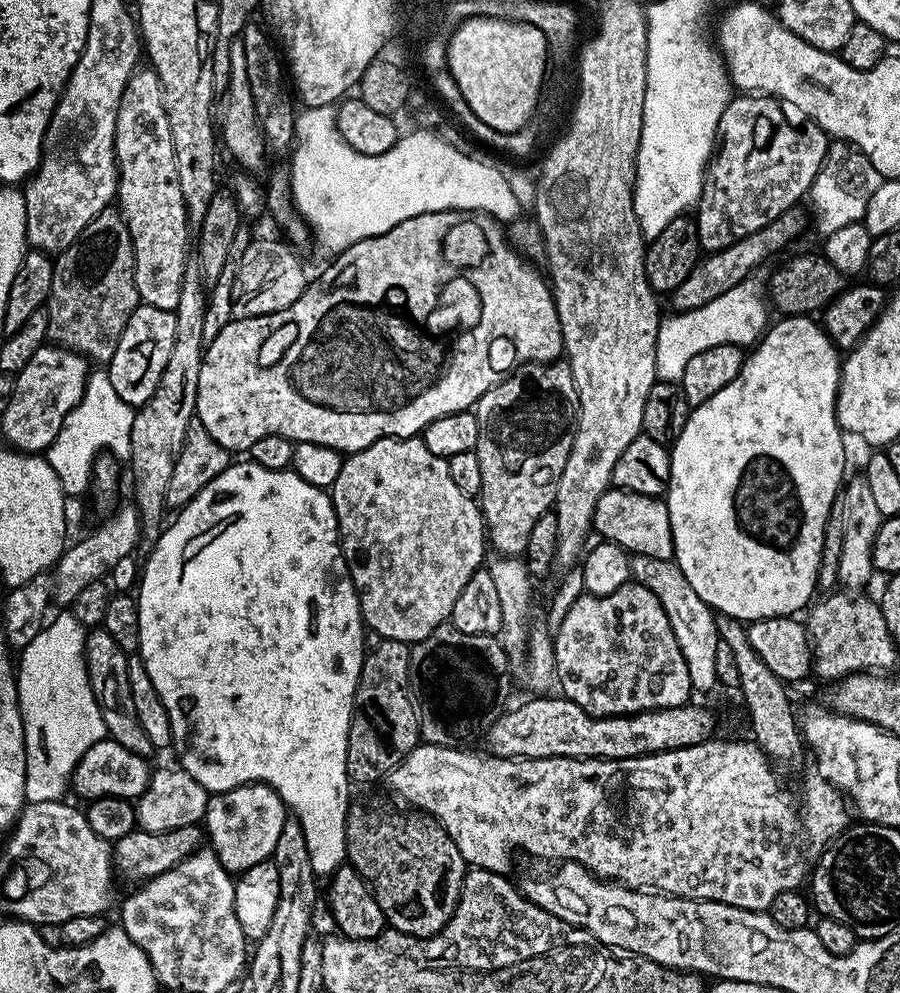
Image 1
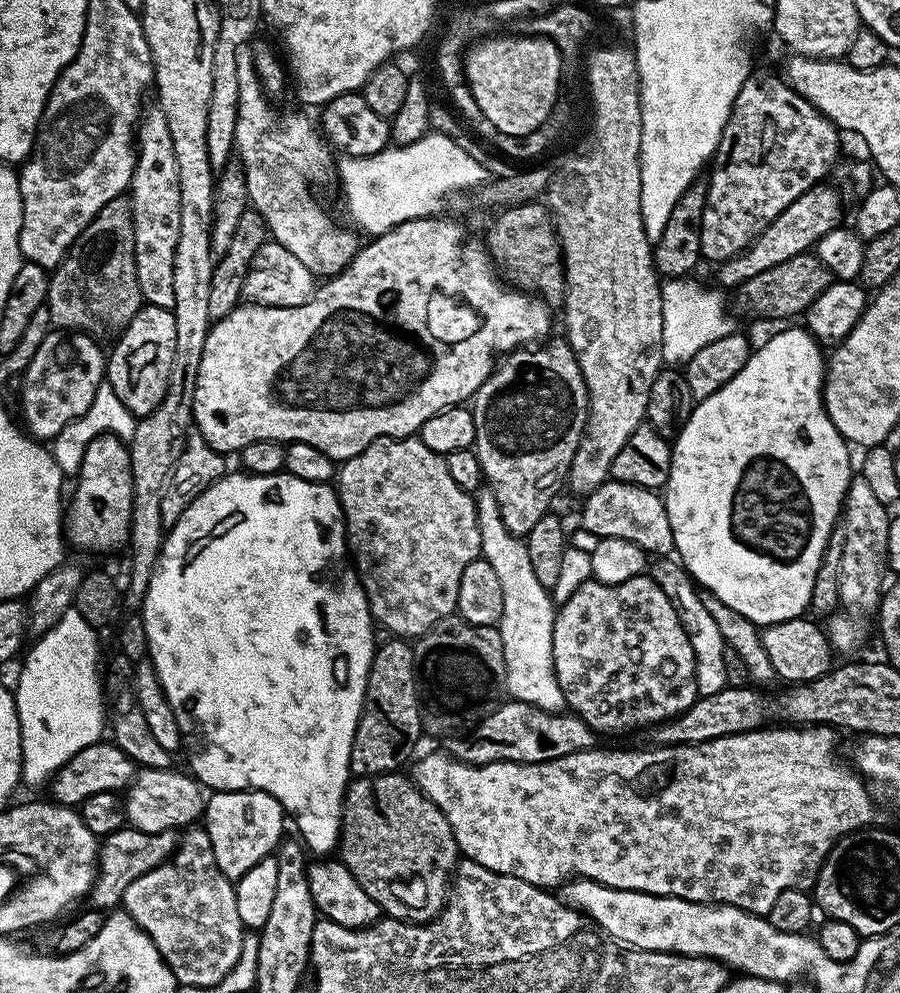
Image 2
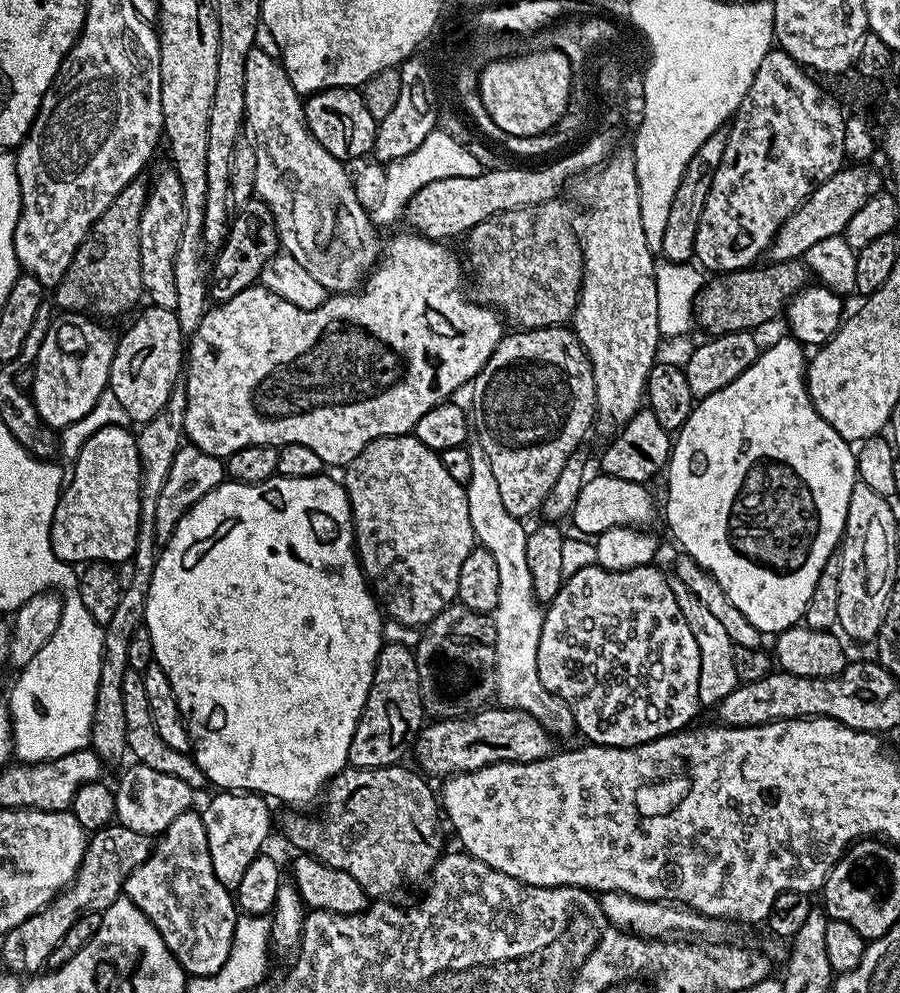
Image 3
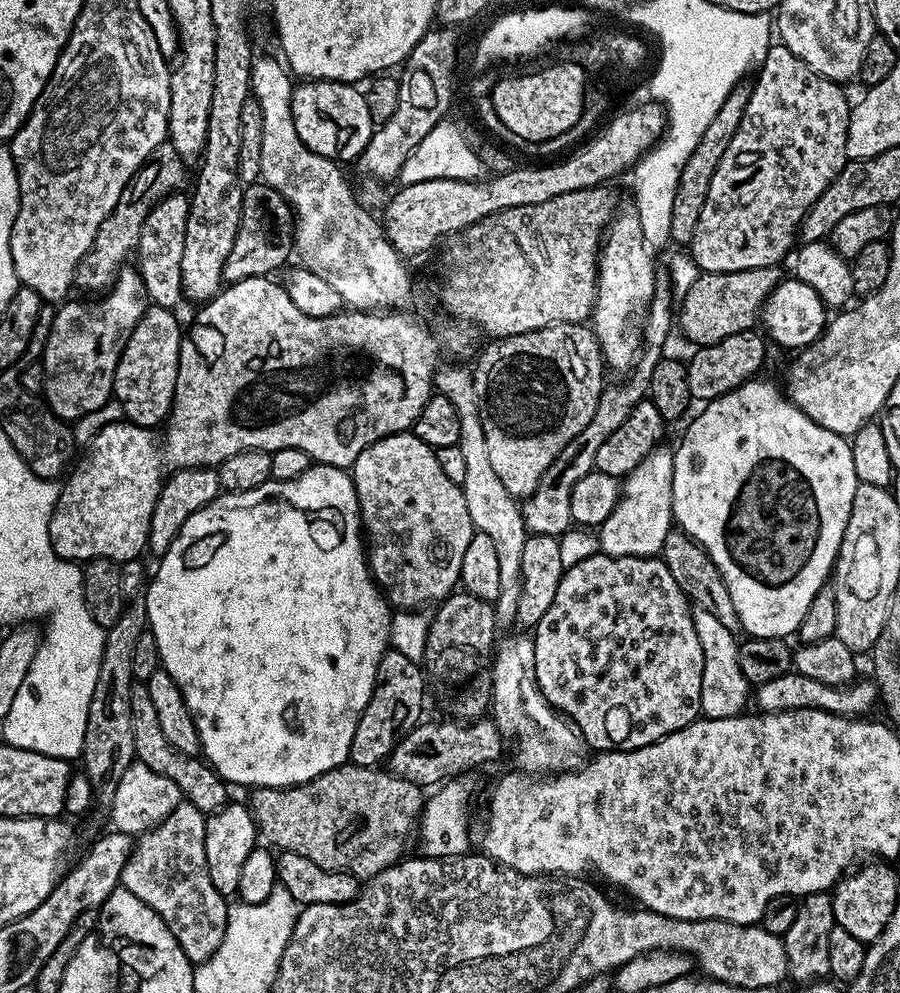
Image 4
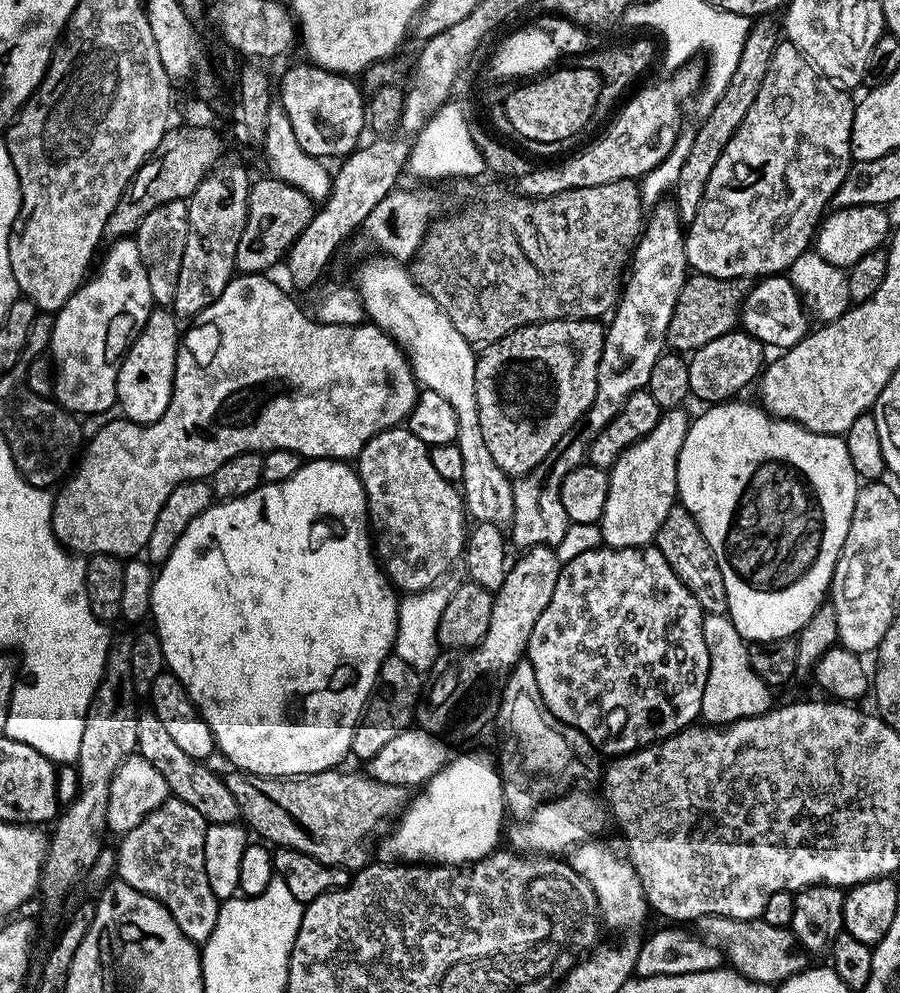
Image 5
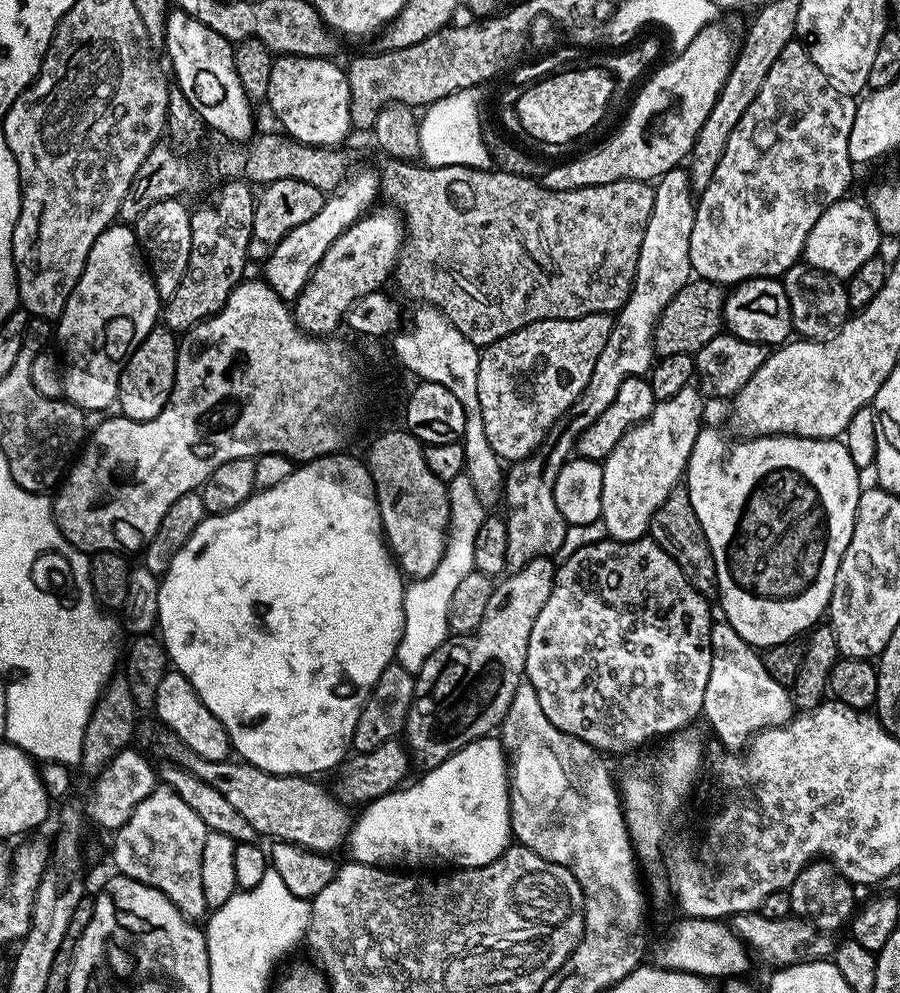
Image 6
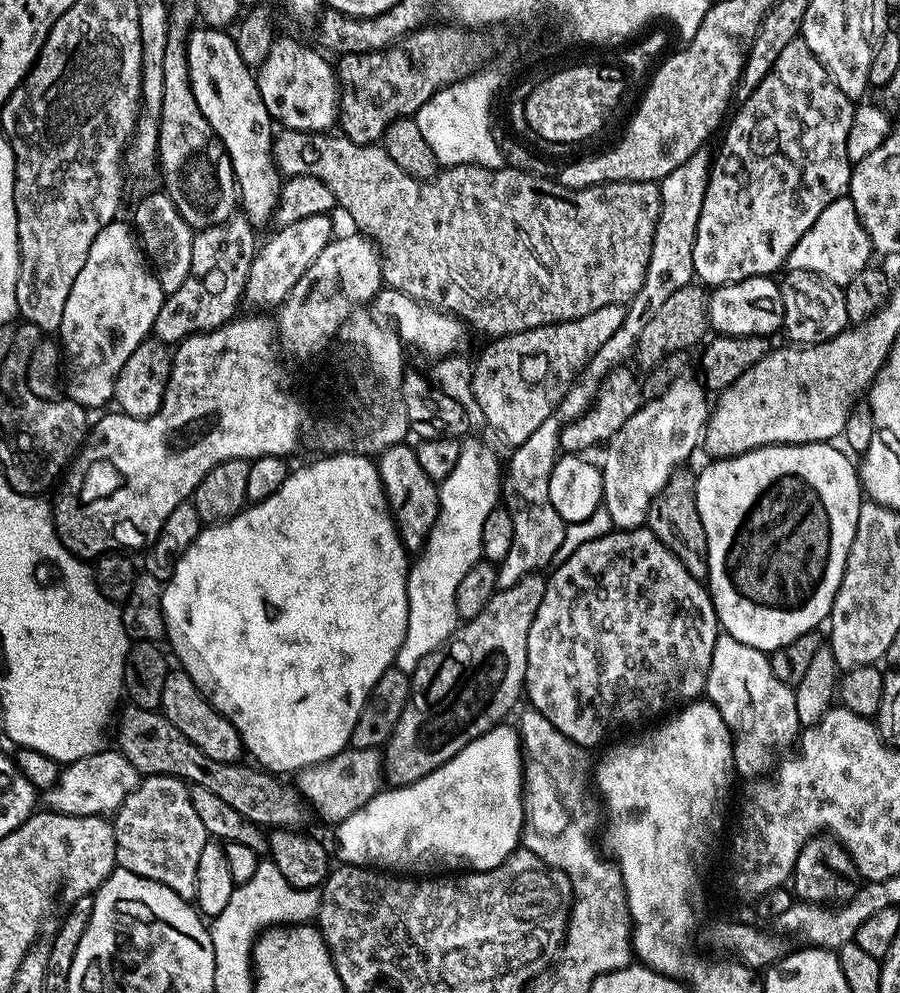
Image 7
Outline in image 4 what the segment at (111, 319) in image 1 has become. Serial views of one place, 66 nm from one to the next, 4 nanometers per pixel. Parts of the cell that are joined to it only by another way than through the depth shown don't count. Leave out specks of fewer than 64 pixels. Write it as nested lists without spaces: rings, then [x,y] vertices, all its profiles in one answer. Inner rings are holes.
[[[171,142],[158,145],[149,154],[148,161],[132,175],[132,181],[126,186],[126,190],[122,190],[114,210],[110,210],[102,226],[98,226],[98,234],[94,234],[90,250],[86,250],[86,254],[78,262],[74,281],[77,289],[100,294],[112,287],[121,268],[129,263],[128,255],[131,257],[135,253],[142,226],[150,210],[154,210],[154,206],[161,204],[167,196],[183,189],[180,187],[184,184],[184,168],[186,162],[180,157],[178,150],[174,150]]]

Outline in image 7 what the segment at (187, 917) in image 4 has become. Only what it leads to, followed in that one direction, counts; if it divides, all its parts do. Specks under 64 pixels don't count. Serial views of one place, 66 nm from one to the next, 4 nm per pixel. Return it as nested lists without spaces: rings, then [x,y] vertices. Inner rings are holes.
[[[146,776],[141,779],[133,792],[122,802],[122,806],[114,813],[116,829],[116,863],[121,868],[130,870],[142,878],[150,878],[162,886],[170,886],[174,894],[184,900],[195,901],[196,883],[198,882],[198,858],[202,854],[202,846],[210,843],[206,826],[198,818],[192,805],[192,794],[189,785],[177,776]]]

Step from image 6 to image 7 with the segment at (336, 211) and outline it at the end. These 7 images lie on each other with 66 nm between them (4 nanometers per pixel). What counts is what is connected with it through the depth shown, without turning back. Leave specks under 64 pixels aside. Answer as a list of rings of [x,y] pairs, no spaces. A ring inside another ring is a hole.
[[[331,215],[302,216],[294,218],[288,224],[279,225],[276,233],[268,241],[261,243],[256,250],[256,256],[250,262],[250,274],[246,278],[243,303],[253,304],[256,310],[275,310],[294,289],[298,278],[306,270],[318,254],[334,239]]]

